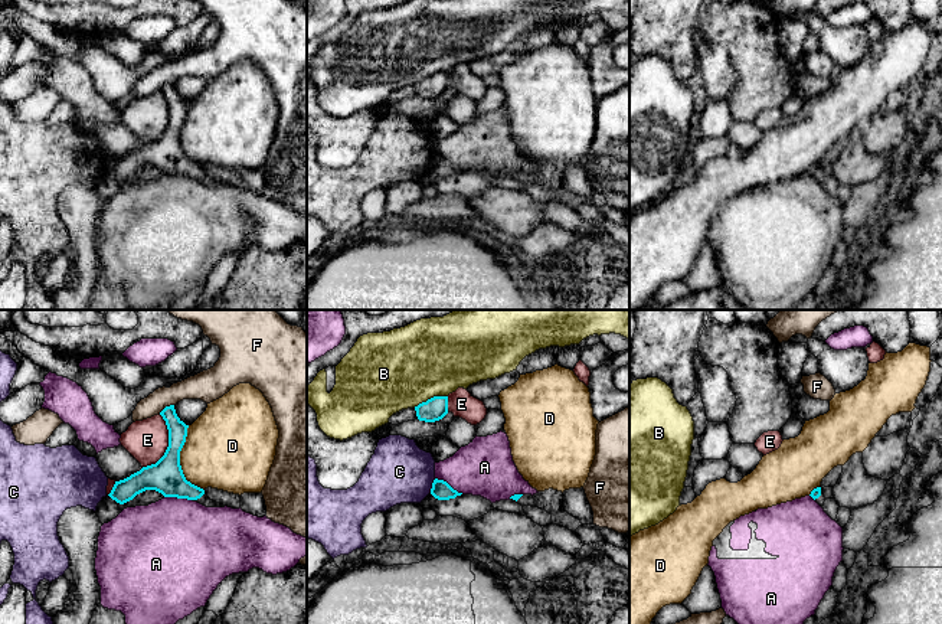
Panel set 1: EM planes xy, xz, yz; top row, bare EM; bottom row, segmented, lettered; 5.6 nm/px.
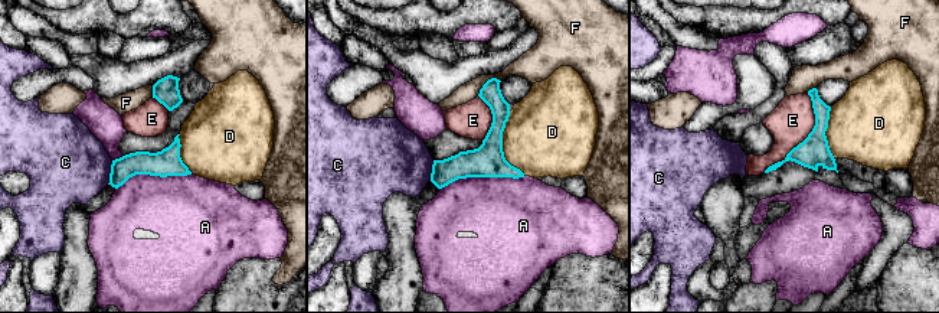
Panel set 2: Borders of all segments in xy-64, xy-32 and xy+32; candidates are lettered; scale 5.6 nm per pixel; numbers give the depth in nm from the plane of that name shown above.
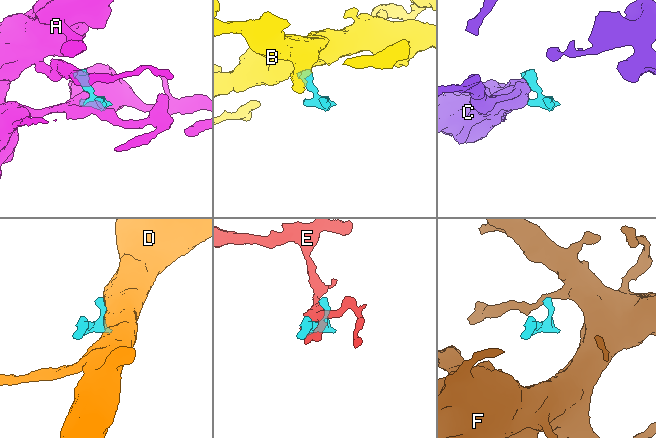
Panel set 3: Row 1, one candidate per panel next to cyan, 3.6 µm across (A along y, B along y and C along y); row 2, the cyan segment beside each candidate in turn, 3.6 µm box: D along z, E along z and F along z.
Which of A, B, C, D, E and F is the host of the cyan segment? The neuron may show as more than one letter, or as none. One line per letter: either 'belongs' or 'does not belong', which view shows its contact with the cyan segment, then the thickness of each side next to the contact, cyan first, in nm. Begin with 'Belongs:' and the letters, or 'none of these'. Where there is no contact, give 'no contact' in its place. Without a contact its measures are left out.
Belongs: none of these
A: does not belong; meets cyan in xy; 190 nm thick on the cyan side, 500 nm on the other
B: does not belong; meets cyan in xz; 130 nm thick on the cyan side, 440 nm on the other
C: does not belong; meets cyan in xz; 110 nm thick on the cyan side, 360 nm on the other
D: does not belong; meets cyan in xy; 190 nm thick on the cyan side, 420 nm on the other
E: does not belong; meets cyan in xy; 190 nm thick on the cyan side, 240 nm on the other
F: does not belong; meets cyan in xy; 110 nm thick on the cyan side, 160 nm on the other

